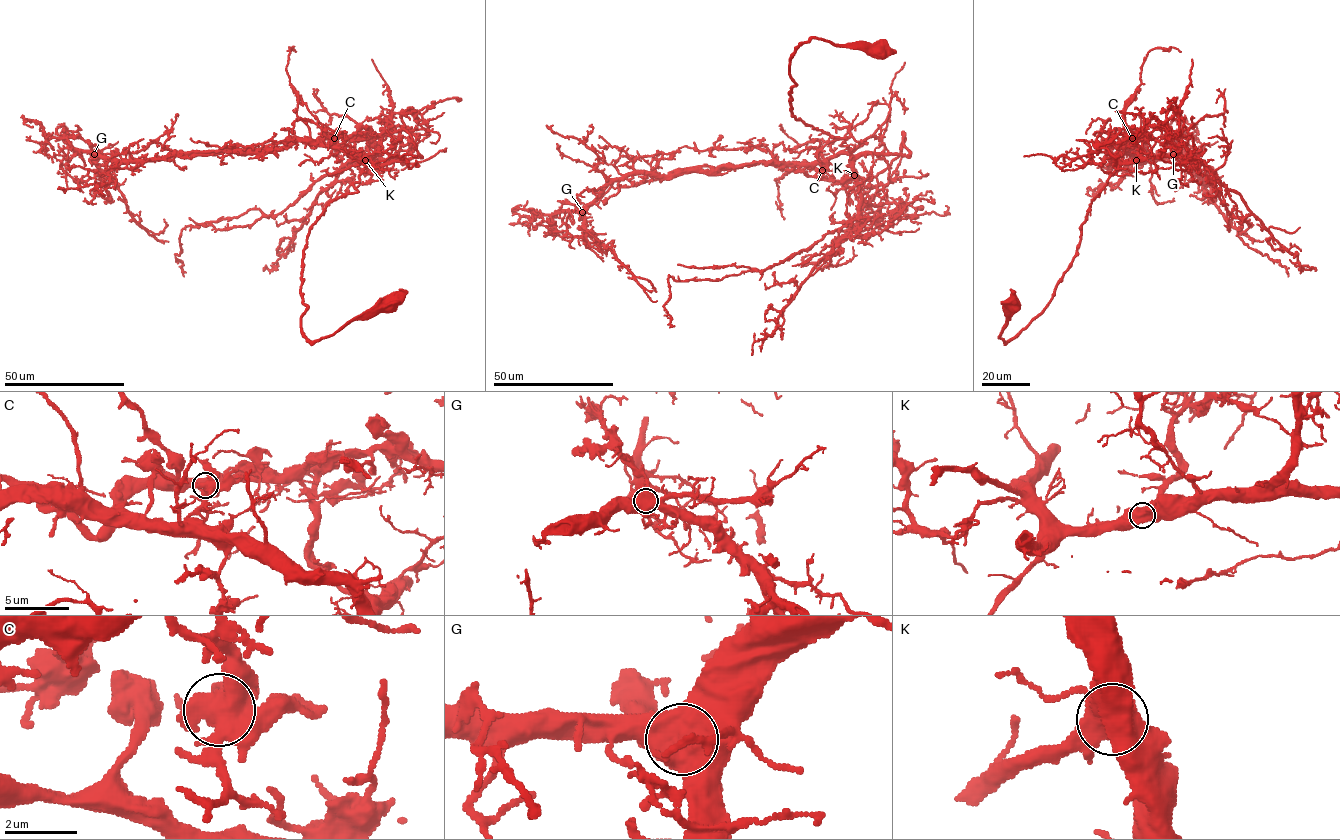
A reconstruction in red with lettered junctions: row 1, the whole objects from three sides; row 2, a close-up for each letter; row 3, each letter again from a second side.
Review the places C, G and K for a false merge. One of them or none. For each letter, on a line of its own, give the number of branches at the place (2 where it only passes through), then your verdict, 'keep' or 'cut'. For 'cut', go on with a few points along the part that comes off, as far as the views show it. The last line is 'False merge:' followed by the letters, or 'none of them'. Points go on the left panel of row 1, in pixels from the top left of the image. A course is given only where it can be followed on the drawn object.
C: branches 4; keep
G: branches 3; keep
K: branches 4; keep
False merge: none of them

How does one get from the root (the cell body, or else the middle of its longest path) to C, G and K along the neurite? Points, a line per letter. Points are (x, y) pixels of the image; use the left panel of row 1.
C: (389, 307), (319, 340), (302, 331), (309, 228), (331, 202), (357, 191), (365, 167), (334, 138)
G: (389, 307), (319, 340), (302, 331), (309, 228), (357, 191), (360, 157), (302, 141), (94, 154)
K: (389, 307), (319, 340), (302, 331), (309, 228), (331, 202), (357, 191), (354, 183), (366, 160)

